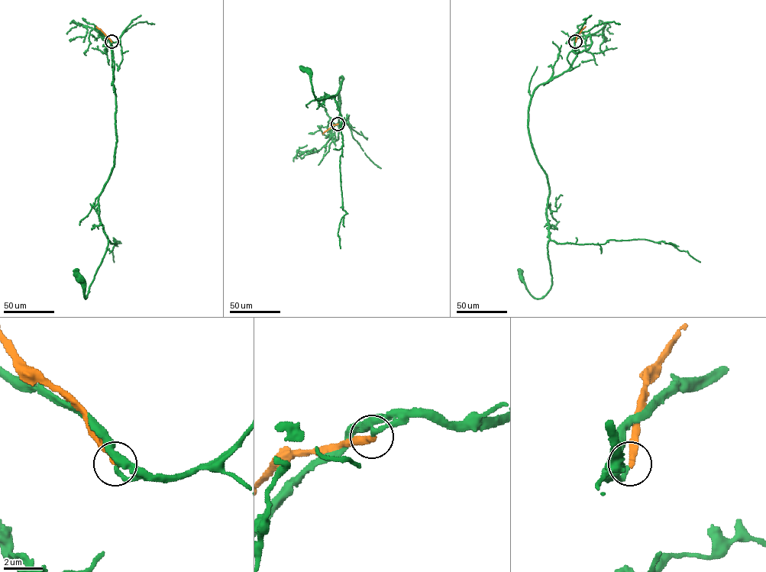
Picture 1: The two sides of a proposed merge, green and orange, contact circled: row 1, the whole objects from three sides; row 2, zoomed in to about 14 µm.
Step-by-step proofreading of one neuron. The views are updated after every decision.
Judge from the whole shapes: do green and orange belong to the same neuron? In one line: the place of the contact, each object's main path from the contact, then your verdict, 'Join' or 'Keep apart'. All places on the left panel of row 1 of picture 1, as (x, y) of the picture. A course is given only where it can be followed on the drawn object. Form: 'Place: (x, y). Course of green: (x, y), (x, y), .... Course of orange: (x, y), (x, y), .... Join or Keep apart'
Place: (111, 41). Course of green: (111, 41), (103, 35), (112, 54), (116, 147), (114, 166), (98, 201), (108, 246), (85, 298), (81, 278). Course of orange: (111, 41), (96, 26). Keep apart

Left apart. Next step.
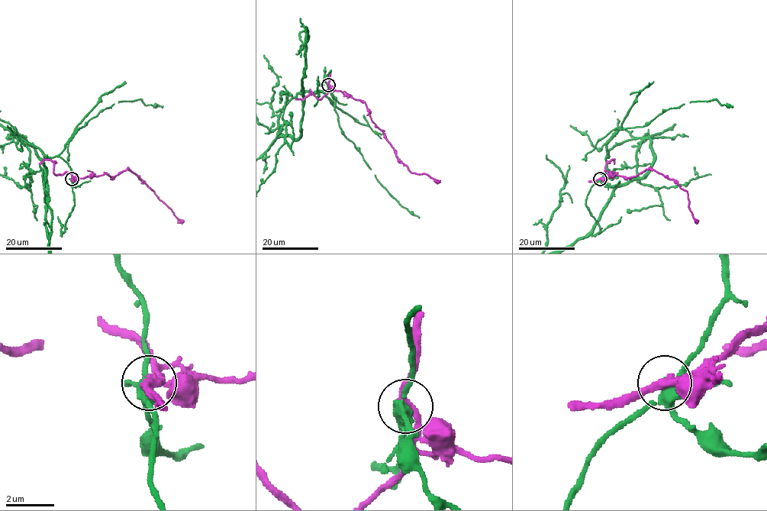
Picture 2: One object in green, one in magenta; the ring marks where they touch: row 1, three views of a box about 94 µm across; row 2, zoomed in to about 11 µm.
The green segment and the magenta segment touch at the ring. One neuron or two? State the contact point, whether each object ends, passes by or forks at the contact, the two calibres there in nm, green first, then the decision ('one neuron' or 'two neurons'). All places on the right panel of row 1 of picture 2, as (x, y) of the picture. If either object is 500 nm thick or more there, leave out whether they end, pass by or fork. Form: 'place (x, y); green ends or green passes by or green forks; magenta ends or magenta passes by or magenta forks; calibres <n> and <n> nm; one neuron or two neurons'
place (600, 179); green forks; magenta passes by; calibres 400 and 340 nm; two neurons

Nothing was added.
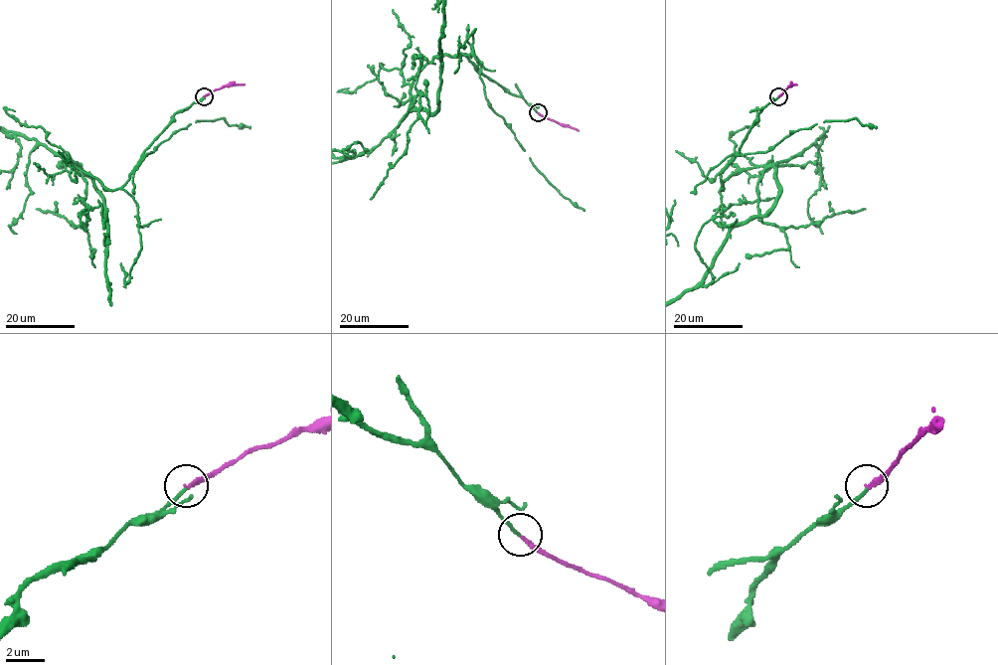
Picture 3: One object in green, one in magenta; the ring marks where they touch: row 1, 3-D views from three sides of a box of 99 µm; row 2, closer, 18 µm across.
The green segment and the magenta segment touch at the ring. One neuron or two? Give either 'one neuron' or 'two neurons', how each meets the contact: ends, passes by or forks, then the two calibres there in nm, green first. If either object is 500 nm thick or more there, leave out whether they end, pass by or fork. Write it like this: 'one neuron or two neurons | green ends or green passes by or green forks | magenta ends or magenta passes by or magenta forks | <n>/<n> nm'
one neuron | green ends | magenta ends | 170/220 nm

